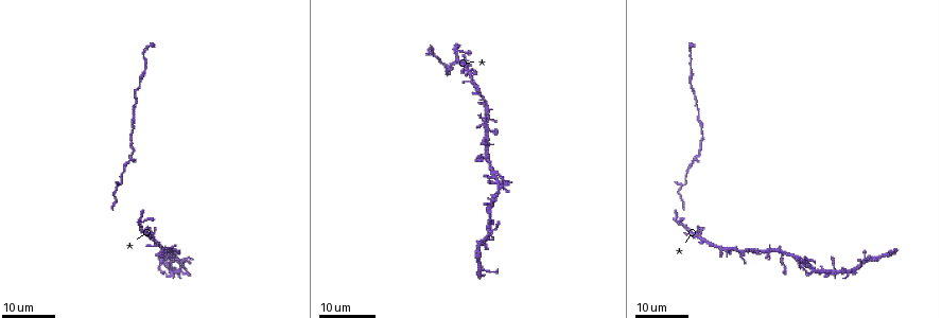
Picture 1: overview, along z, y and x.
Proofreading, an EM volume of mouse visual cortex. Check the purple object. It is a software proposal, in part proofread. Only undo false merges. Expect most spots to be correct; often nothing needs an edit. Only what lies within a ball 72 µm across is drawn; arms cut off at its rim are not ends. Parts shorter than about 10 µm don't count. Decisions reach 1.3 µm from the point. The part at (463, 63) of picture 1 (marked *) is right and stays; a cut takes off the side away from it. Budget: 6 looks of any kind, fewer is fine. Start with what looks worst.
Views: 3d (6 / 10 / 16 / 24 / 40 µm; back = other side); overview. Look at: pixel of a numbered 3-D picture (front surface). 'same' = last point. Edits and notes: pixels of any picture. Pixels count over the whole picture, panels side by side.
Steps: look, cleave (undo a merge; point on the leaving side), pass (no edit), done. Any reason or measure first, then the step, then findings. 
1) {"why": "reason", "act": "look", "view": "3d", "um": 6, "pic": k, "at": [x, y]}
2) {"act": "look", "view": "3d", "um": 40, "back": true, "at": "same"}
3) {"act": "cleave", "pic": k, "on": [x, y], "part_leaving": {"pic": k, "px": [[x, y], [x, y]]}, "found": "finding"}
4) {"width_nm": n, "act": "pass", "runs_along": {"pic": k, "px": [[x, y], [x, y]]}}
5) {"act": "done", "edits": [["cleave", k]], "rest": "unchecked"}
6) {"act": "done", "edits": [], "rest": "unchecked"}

{"why": "thin neck", "act": "look", "view": "3d", "um": 24, "pic": 1, "at": [133, 93]}

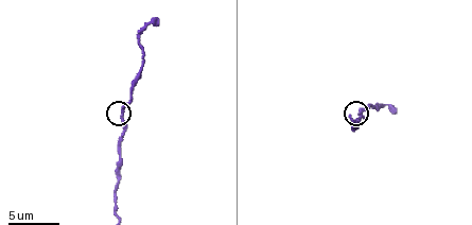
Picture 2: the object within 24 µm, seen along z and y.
{"act": "look", "view": "3d", "um": 6, "pic": 2, "at": [124, 115]}

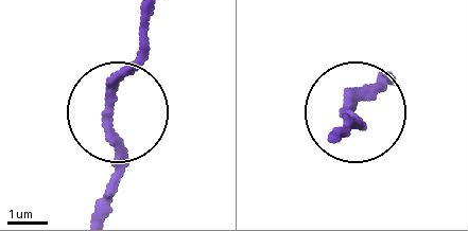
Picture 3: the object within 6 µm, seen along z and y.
{"act": "pass", "runs_along": {"pic": 3, "px": [[335, 139], [390, 74]]}, "found": "continuous, no second neuron"}

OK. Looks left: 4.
{"why": "thick turns thin", "act": "look", "view": "3d", "um": 10, "pic": 2, "at": [351, 120]}

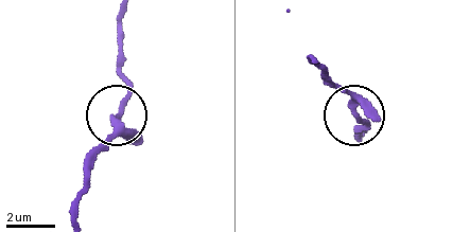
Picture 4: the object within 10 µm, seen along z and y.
{"act": "pass", "found": "all the same neuron"}

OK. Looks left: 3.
{"why": "calibre changes", "act": "look", "view": "3d", "um": 16, "pic": 2, "at": [120, 181]}

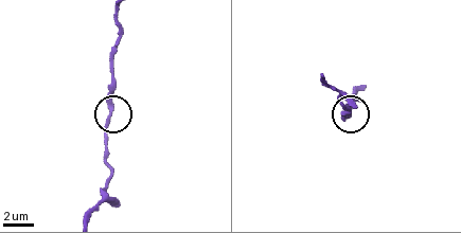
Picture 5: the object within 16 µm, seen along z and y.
{"width_nm": 230, "act": "pass", "found": "continuous, no second neuron"}

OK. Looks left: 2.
{"act": "done", "edits": [], "rest": "unchecked"}

